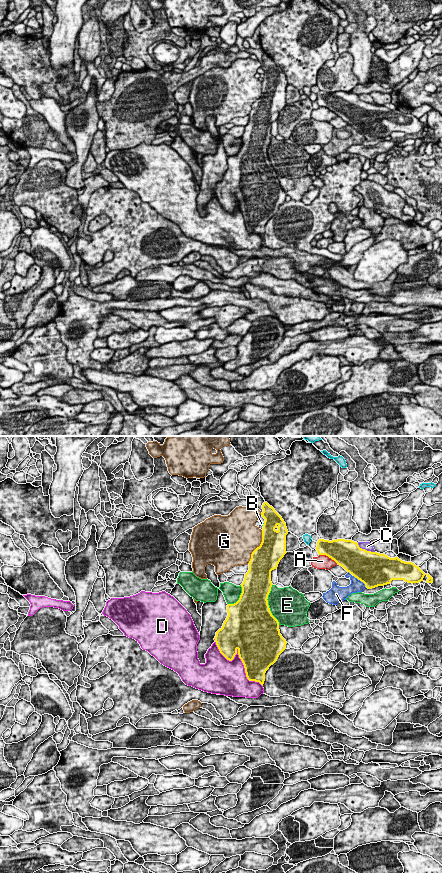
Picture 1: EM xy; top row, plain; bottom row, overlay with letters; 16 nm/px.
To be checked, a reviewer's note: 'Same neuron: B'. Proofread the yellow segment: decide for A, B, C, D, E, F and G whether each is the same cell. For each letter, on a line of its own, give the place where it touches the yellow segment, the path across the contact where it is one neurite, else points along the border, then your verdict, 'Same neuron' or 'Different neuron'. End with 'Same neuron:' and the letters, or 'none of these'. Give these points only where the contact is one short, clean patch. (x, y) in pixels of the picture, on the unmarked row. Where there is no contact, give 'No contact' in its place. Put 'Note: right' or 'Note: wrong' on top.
Note: wrong
A: Touches yellow at xy (328, 108). Different neuron
B: Touches yellow at xy (263, 76). Different neuron
C: Touches yellow at xy (364, 101). Different neuron
D: Touches yellow at xy (240, 210). Different neuron
E: Touches yellow at xy (267, 156). Different neuron
F: Touches yellow at xy (360, 132). Different neuron
G: Touches yellow at xy (257, 99). Different neuron
Same neuron: none of these

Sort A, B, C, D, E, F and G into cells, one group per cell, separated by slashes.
A / B / C / D / E / F / G

